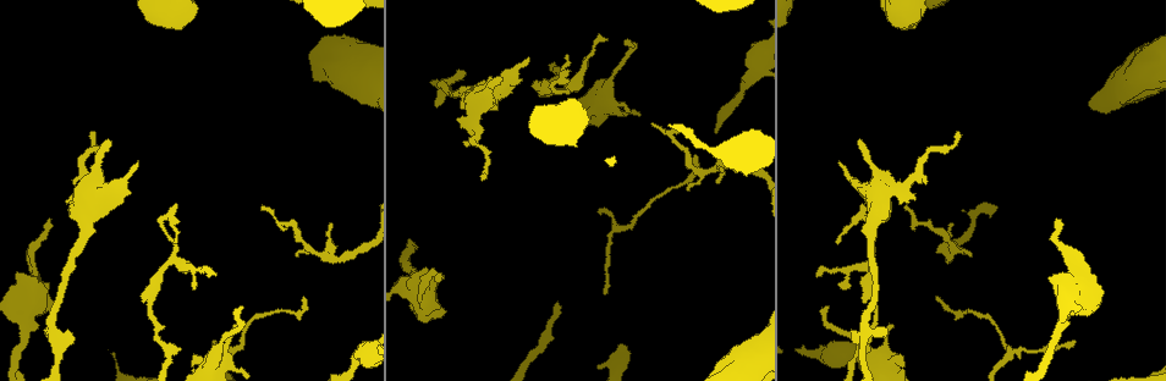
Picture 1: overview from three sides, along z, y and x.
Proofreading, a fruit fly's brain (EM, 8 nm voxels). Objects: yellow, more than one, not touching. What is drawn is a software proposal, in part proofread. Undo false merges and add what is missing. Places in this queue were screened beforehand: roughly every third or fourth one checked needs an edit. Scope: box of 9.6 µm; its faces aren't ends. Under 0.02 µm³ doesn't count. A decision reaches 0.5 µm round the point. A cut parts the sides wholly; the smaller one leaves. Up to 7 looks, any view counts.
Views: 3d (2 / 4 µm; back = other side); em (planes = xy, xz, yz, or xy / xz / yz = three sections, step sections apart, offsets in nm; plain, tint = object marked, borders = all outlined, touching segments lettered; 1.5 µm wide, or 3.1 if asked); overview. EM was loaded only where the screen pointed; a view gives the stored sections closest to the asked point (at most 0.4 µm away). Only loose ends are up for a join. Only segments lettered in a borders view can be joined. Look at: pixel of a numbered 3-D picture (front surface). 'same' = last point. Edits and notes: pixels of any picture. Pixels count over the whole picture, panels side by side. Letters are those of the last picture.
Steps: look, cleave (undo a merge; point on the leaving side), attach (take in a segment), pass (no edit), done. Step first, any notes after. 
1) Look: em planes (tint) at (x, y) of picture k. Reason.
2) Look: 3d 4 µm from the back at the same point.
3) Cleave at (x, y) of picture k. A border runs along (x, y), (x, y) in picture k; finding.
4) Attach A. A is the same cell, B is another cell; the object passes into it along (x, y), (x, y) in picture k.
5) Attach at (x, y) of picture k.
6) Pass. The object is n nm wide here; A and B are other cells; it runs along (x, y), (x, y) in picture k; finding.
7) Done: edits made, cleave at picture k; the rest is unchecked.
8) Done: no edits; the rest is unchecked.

Look: 3d 4 µm at (857, 340) of picture 1. Branch stops here.

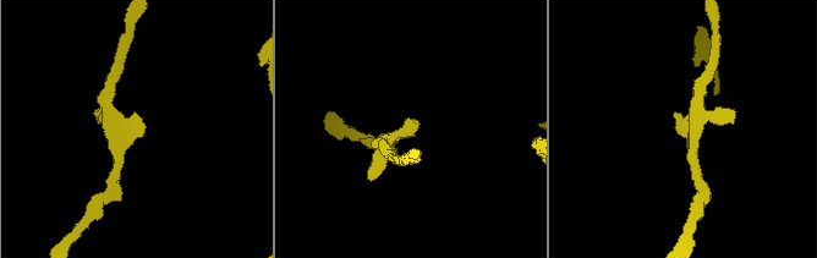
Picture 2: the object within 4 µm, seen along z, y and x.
Look: em planes (borders) at (419, 127) of picture 2. Now the EM.

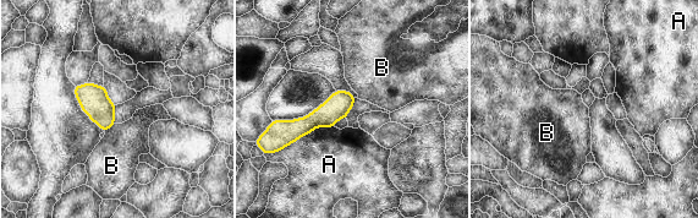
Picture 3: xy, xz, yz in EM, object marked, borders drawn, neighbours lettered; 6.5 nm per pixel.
Pass. A and B are other cells; it runs along (351, 98), (303, 126), (280, 126) in picture 3; no lettered segment goes on from it.

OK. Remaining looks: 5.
Look: em planes (borders) at (1062, 327) of picture 1. Branch stops here.

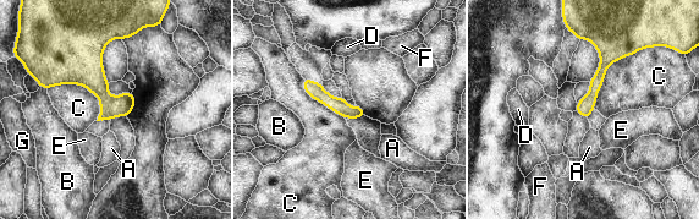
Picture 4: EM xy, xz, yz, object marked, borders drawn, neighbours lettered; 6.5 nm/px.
Pass. A, B, C, D, E, F and G are other cells; a border runs along (645, 47), (609, 66), (593, 108) in picture 4; none of them fits.

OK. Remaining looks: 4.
Look: em planes (borders) at (213, 343) of picture 1. Branch stops here.

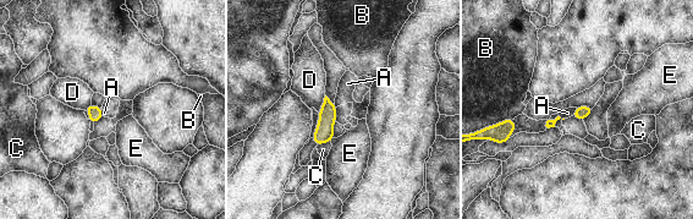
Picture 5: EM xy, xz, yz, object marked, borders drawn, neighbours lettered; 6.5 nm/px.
Pass. The object is 90 nm wide here; A, B, C, D and E are other cells; a border runs along (325, 96), (318, 111) in picture 5; none of them fits.

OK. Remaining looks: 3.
Done: no edits; the rest is unchecked.

